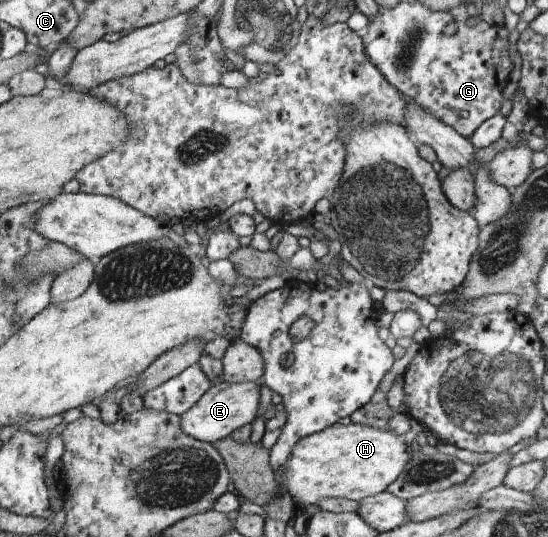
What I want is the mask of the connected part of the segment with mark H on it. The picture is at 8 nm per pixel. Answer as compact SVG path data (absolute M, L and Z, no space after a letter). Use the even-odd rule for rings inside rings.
M337 423L303 439L278 478L282 489L291 493L298 509L327 497L346 497L360 502L365 497L386 492L416 456L416 452L411 455L407 451L403 435L371 425Z

